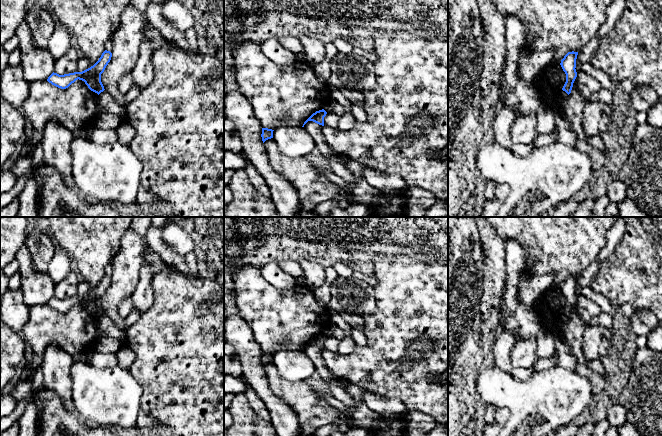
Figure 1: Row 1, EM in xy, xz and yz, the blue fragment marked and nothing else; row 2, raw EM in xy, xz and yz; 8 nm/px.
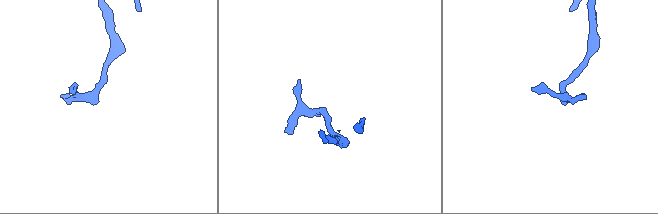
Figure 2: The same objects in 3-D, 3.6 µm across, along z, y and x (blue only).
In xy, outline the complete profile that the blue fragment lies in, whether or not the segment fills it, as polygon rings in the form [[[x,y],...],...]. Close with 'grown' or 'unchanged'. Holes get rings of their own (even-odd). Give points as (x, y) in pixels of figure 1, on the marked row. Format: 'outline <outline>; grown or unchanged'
outline [[[105,50],[99,60],[90,68],[82,72],[74,72],[64,75],[59,75],[53,72],[48,77],[47,81],[58,88],[66,89],[79,79],[84,81],[91,91],[99,95],[105,90],[101,82],[101,74],[104,72],[106,66],[110,62],[111,57],[112,53]]]; unchanged

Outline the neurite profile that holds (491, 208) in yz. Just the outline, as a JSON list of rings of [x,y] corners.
[[[501,183],[496,186],[494,198],[486,200],[483,211],[480,217],[495,217],[500,207],[506,201],[510,193],[510,186],[507,183]]]

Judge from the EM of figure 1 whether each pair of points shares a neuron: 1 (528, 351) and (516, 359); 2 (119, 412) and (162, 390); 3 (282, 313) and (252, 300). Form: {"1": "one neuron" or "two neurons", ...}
{"1": "one neuron", "2": "two neurons", "3": "one neuron"}

